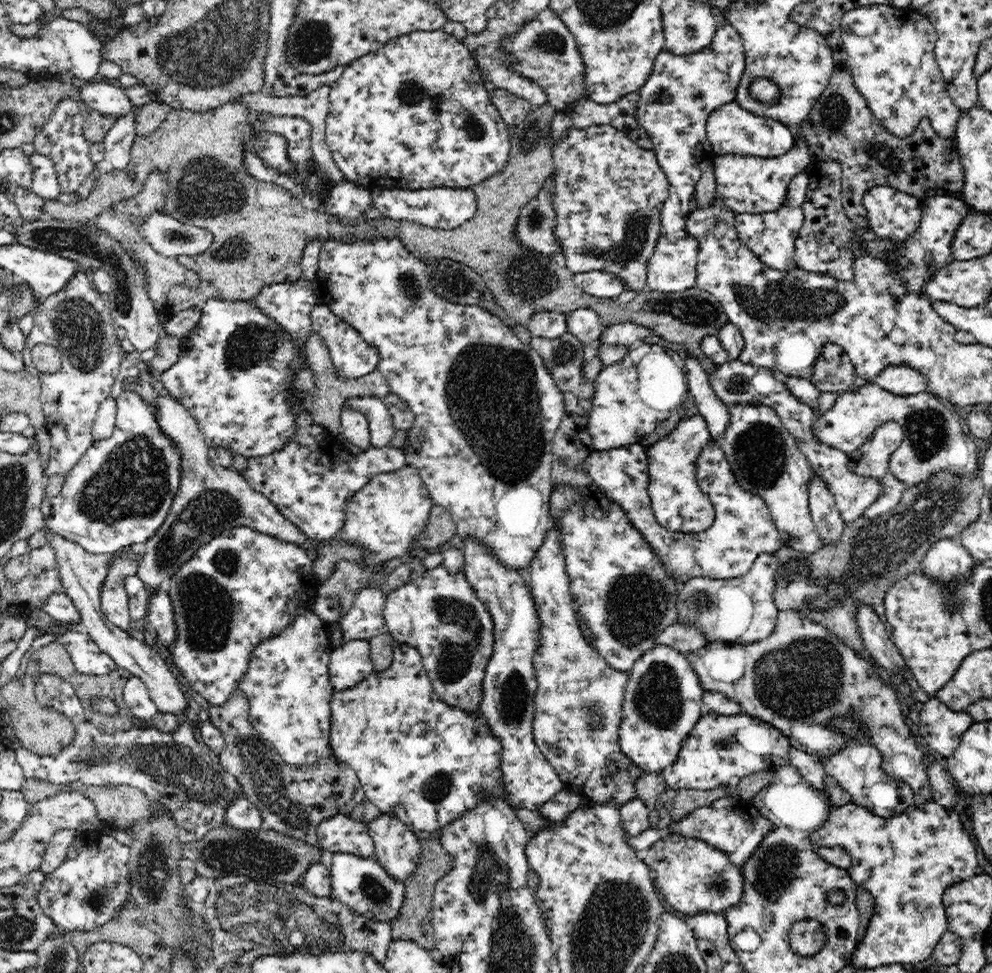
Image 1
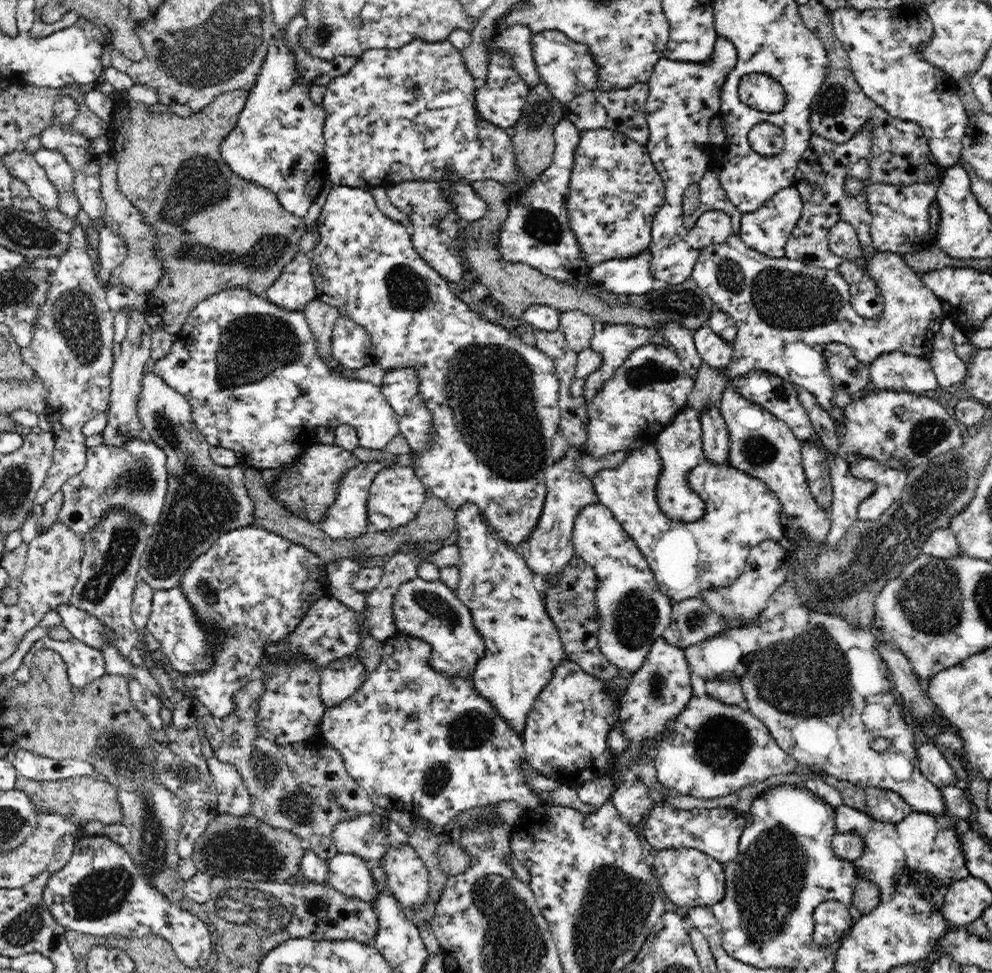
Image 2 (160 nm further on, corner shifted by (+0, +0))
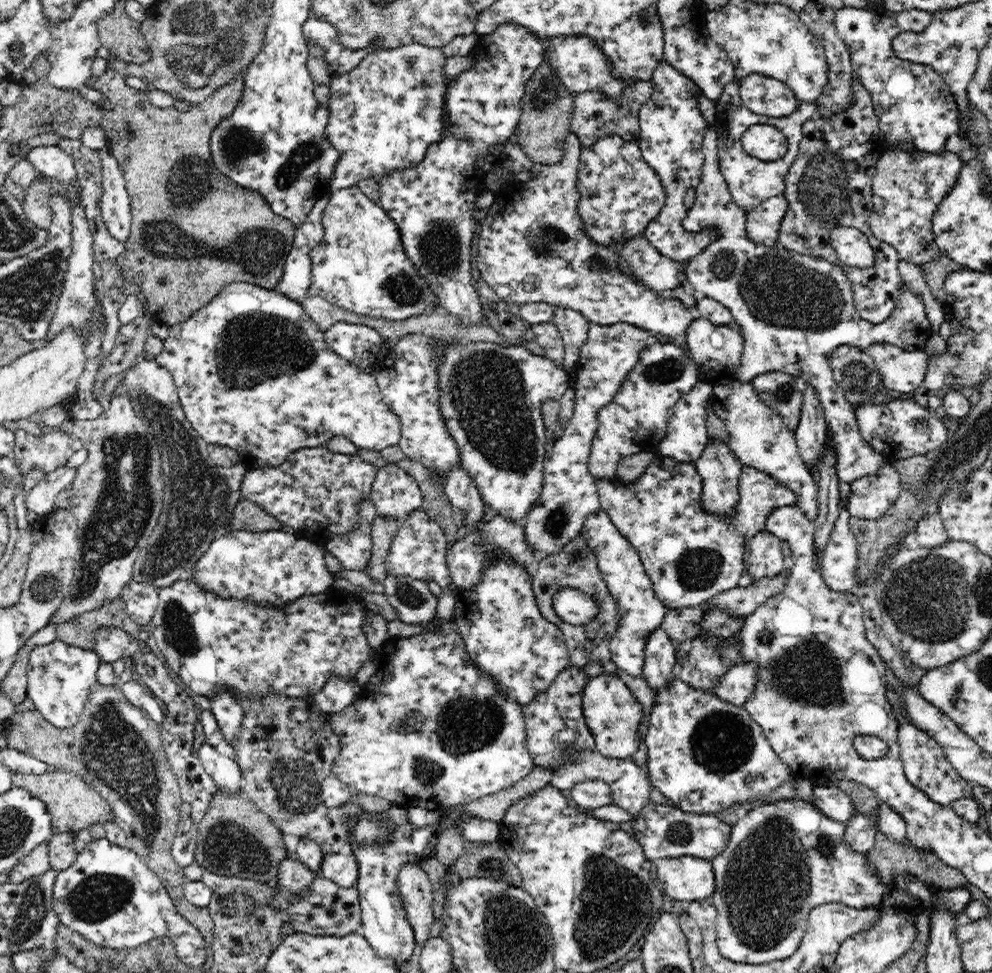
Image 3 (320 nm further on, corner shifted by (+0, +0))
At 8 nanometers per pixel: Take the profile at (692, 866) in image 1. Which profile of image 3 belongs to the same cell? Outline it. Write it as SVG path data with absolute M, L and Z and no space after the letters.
M666 857L652 873L663 892L679 902L709 899L715 889L713 865L702 857Z

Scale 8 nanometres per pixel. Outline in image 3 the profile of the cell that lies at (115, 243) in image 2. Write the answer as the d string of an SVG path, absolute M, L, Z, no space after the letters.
M108 146L98 151L102 167L101 219L114 240L125 244L131 232L130 195L118 161Z

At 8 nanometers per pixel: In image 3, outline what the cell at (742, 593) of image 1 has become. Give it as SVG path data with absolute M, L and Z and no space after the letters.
M768 531L756 534L749 540L745 559L751 584L760 579L776 578L782 570L786 570L787 558L783 555L781 540Z

